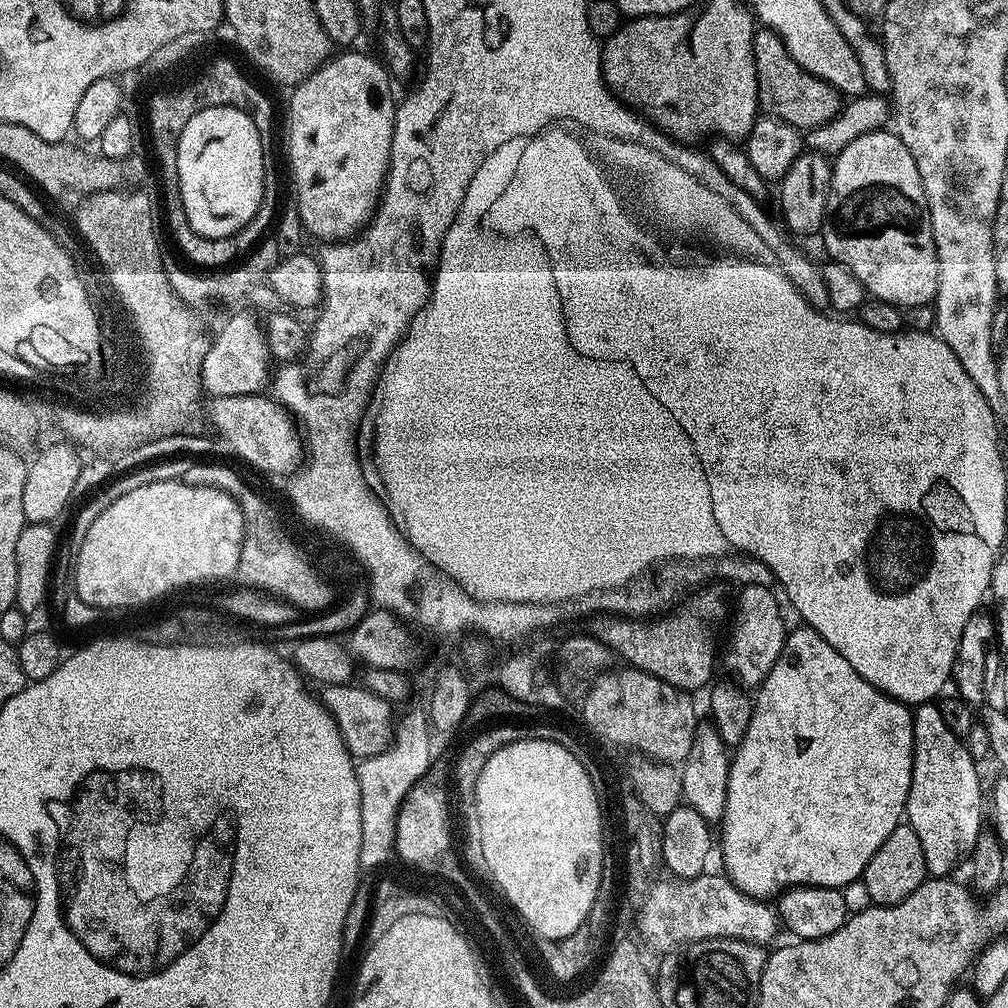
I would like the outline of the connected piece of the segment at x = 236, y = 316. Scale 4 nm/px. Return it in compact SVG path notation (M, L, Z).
M236 312L220 328L220 333L211 337L210 343L203 349L200 361L200 382L203 391L209 397L216 396L250 396L261 391L260 388L269 383L270 357L268 355L268 339L264 337L261 321L255 320L248 312Z

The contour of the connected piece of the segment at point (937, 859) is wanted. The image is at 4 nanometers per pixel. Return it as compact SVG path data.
M936 702L915 705L912 714L914 726L914 754L912 755L912 781L906 809L906 822L918 834L918 842L922 842L922 854L926 858L928 876L944 878L960 863L971 857L978 834L982 831L980 824L980 807L985 807L986 800L980 797L980 772L977 761L968 752L967 743L946 726L940 713L940 705Z

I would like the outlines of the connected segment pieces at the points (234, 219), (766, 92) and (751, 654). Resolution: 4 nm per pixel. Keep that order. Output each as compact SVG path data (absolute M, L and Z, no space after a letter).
M234 106L198 110L183 127L177 144L177 174L186 218L203 238L235 237L263 198L264 144L247 112Z
M761 27L753 35L752 45L754 46L754 66L756 67L756 77L758 78L760 108L769 117L775 117L777 120L791 124L797 130L817 128L818 125L825 124L834 119L842 107L840 93L824 80L820 80L817 76L811 76L808 72L804 72L802 66L798 66L798 62L794 62L794 58L790 58L790 54L786 50L782 38L778 38L776 32L772 31L771 28Z
M748 582L744 585L746 586L736 598L726 664L743 685L754 688L764 680L774 662L778 660L778 654L781 653L788 633L788 626L782 622L778 600L769 585L757 582Z

